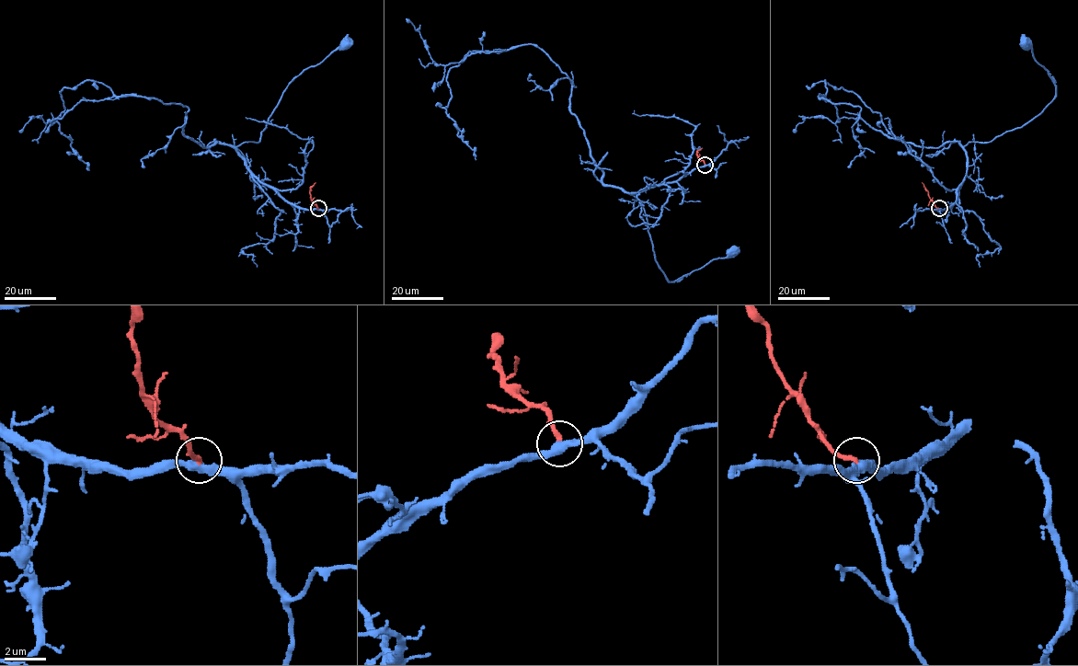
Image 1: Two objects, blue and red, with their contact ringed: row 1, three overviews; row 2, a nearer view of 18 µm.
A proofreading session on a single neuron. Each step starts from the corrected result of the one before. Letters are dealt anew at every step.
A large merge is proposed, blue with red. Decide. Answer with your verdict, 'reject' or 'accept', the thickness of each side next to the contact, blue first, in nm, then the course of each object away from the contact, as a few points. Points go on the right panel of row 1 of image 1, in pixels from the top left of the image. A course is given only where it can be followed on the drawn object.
accept | 380/240 nm | blue via (939, 209), (956, 200), (969, 142), (1022, 127), (1054, 97), (1051, 78), (1026, 45) | red via (939, 209), (922, 182)

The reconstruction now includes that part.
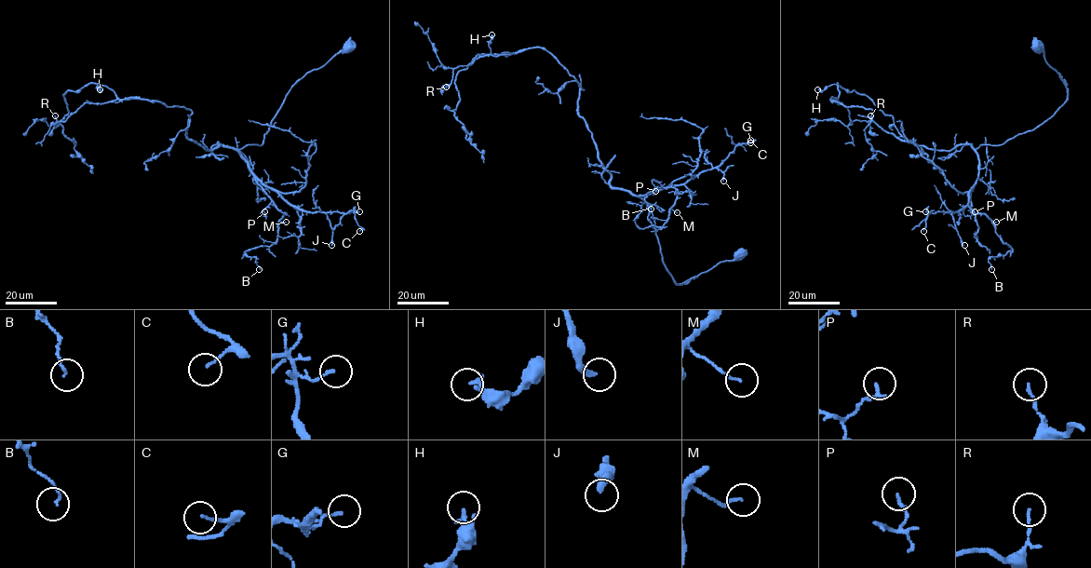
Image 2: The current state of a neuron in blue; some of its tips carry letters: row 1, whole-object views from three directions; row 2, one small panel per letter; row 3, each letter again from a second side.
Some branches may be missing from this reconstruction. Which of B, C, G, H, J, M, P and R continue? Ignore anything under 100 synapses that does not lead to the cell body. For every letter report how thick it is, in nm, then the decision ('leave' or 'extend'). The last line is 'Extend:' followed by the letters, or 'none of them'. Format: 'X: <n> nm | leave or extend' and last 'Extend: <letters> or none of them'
B: 110 nm | leave
C: 110 nm | leave
G: 120 nm | leave
H: 140 nm | leave
J: 280 nm | leave
M: 100 nm | leave
P: 160 nm | leave
R: 120 nm | leave
Extend: none of them

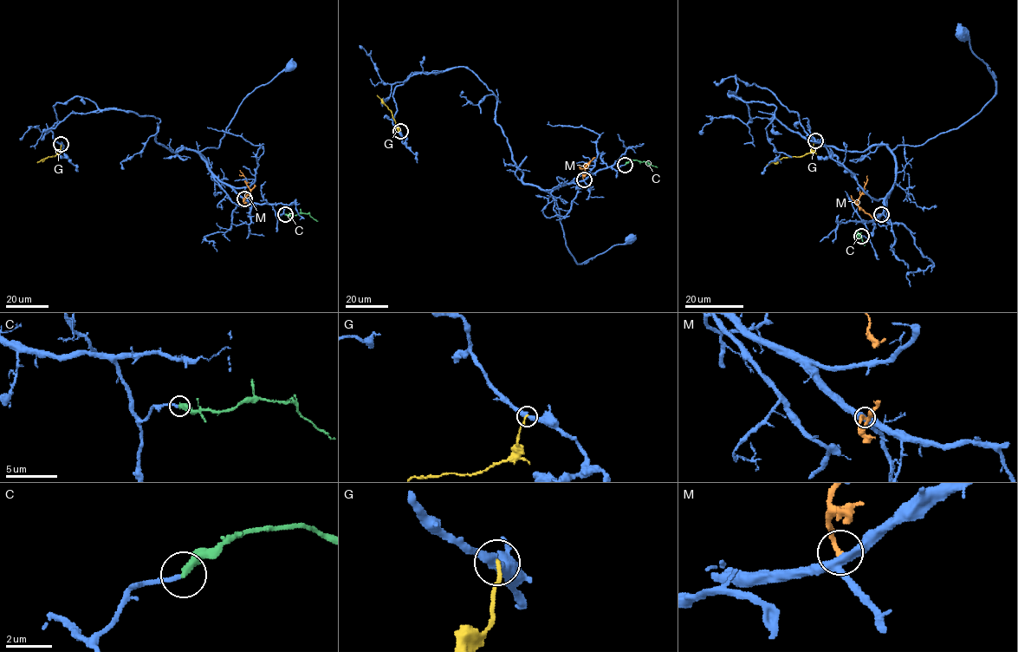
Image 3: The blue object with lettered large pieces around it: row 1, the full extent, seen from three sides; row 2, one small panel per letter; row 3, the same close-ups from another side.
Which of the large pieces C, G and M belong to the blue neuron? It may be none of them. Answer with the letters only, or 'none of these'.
C

